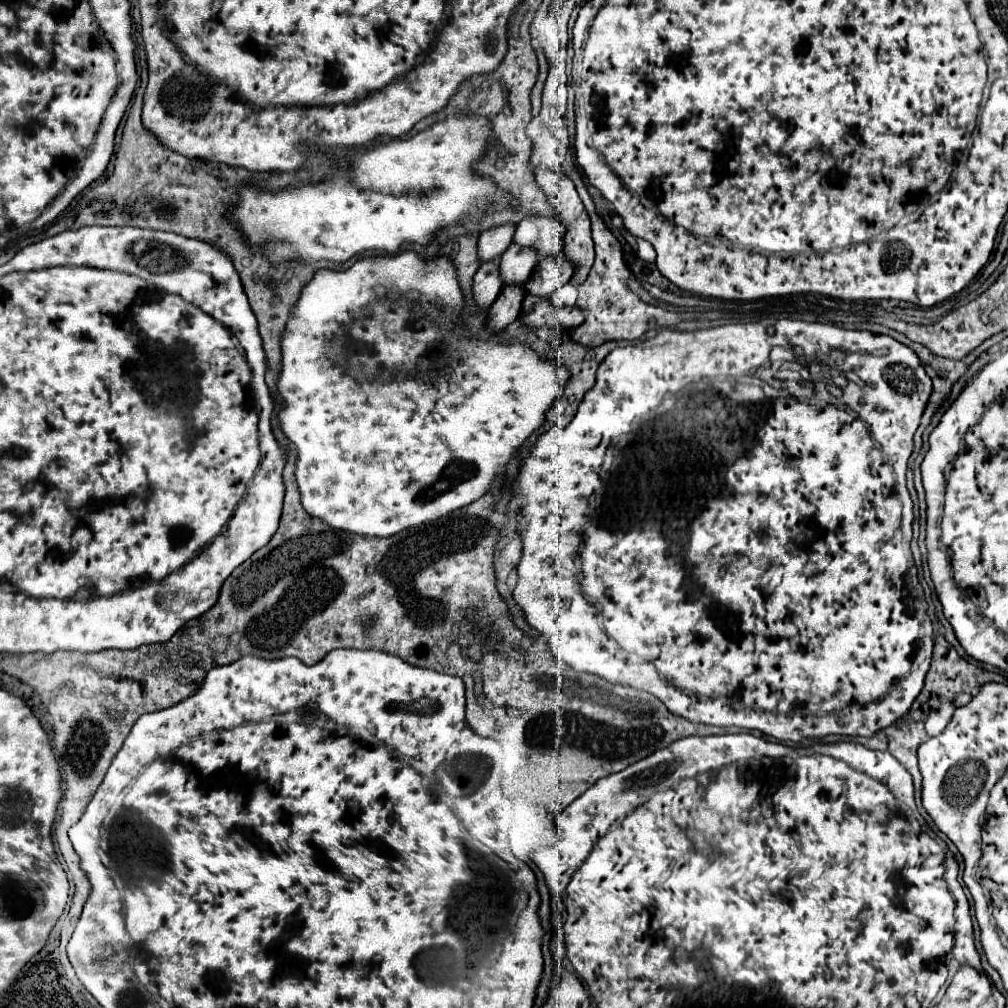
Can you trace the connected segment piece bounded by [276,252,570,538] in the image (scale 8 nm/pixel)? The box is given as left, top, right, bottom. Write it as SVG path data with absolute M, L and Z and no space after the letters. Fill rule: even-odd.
M398 252L394 256L360 258L348 270L318 270L302 290L306 290L306 294L300 292L296 304L292 306L292 316L286 322L286 330L282 336L282 368L280 368L276 386L284 400L284 408L278 412L278 420L280 420L280 430L294 444L296 454L298 454L294 474L296 474L300 502L302 502L304 510L308 512L308 516L314 516L336 530L354 532L358 536L388 538L402 530L446 518L452 512L476 502L478 498L488 494L488 490L496 478L496 472L500 468L508 466L514 460L518 448L532 436L532 432L536 432L544 424L546 412L554 406L554 402L558 400L558 396L562 392L560 386L568 384L570 370L540 356L528 344L524 344L524 342L492 343L480 341L477 338L466 341L458 338L451 339L450 341L458 343L460 364L452 364L452 368L448 368L448 376L438 376L436 380L428 380L428 384L424 384L424 380L384 380L384 384L364 384L364 388L356 388L356 384L352 384L352 380L348 380L348 376L344 376L344 372L340 372L340 368L328 368L328 360L324 360L324 340L328 340L328 336L332 336L332 332L336 332L336 328L340 328L340 324L348 324L348 320L352 320L352 316L362 316L362 310L368 306L368 300L372 300L372 296L384 296L384 292L396 292L396 296L404 296L404 300L428 300L428 304L440 304L440 308L456 308L456 304L460 304L460 300L464 300L464 296L462 296L458 278L456 278L456 268L454 268L452 260L446 256L422 260L416 252ZM514 426L522 426L522 432L514 432Z

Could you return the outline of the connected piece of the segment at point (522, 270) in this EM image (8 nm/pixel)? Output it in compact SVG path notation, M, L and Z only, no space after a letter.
M510 244L500 256L500 276L504 284L524 284L536 266L536 258L534 248Z

